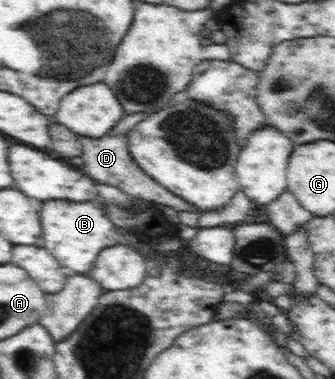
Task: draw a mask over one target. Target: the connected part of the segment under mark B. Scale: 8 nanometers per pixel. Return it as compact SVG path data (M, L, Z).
M44 201L41 204L40 219L42 232L36 244L48 249L69 273L88 274L102 249L129 241L129 236L122 236L119 229L111 224L110 217L94 202Z

